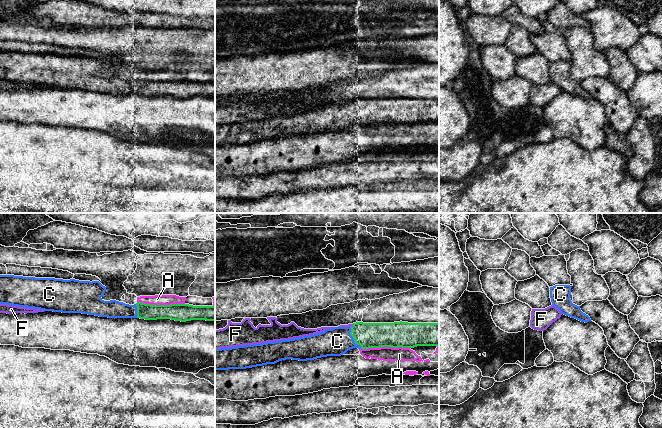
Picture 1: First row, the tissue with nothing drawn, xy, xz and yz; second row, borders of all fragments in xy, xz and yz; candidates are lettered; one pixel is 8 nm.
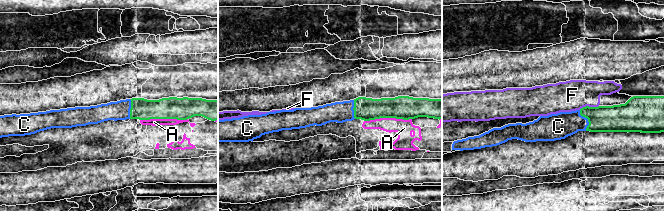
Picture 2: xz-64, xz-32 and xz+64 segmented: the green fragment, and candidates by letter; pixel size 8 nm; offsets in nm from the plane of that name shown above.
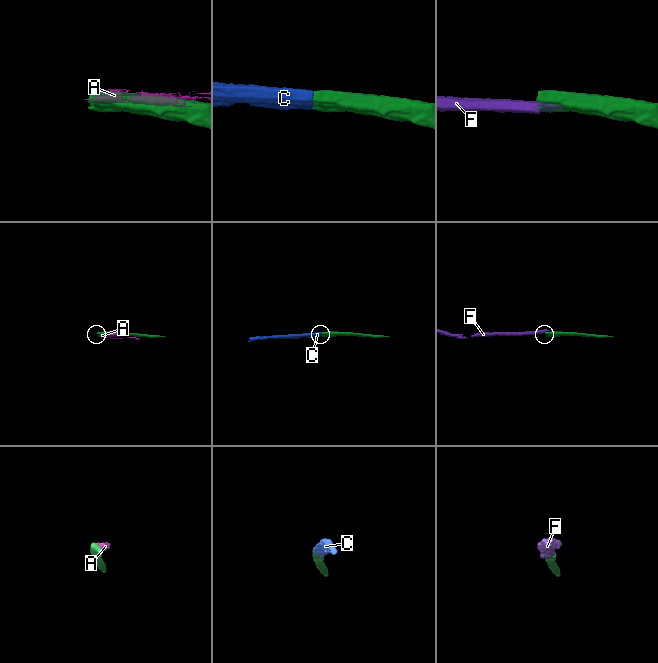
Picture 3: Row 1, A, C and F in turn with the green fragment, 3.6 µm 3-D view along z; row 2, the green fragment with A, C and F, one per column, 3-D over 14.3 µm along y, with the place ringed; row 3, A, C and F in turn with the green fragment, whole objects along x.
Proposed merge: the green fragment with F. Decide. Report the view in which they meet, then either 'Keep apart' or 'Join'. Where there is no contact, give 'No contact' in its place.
Touches green in xz. Keep apart

